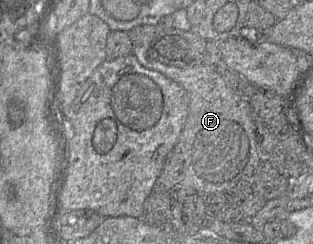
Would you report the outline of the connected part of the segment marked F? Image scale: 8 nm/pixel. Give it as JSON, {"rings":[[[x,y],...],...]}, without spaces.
{"rings":[[[144,25],[129,31],[132,43],[132,54],[144,67],[160,72],[180,84],[189,96],[188,117],[178,142],[168,156],[163,170],[158,177],[153,190],[145,202],[143,219],[153,226],[169,228],[171,206],[174,193],[180,189],[196,189],[206,194],[224,194],[243,179],[250,179],[256,173],[262,162],[254,131],[254,112],[249,101],[242,98],[210,65],[197,65],[189,68],[166,66],[148,57],[148,50],[157,37],[157,28]]]}

